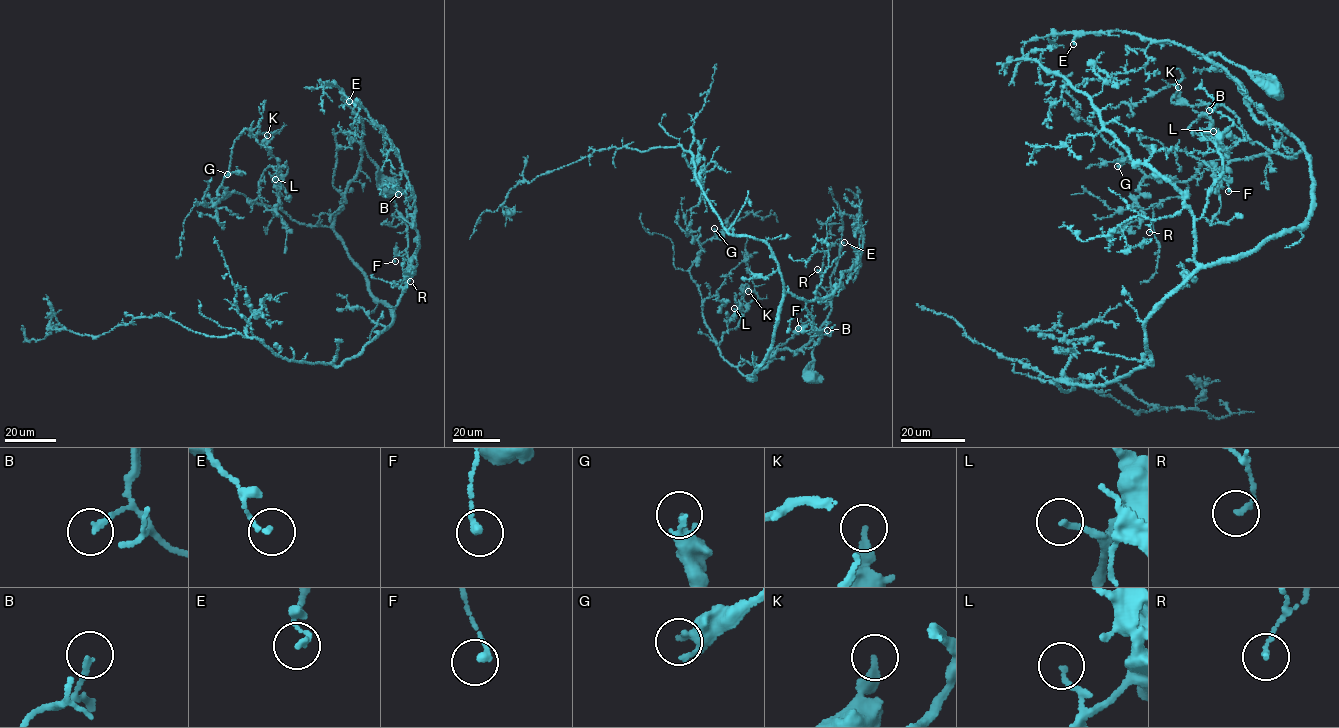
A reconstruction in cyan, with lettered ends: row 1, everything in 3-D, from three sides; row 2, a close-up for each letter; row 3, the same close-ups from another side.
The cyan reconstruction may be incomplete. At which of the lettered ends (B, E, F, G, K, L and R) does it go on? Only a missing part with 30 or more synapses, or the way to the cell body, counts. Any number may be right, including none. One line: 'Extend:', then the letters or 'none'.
Extend: none

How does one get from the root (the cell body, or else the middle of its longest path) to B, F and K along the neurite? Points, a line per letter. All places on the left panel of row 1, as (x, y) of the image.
B: (390, 191), (352, 137), (361, 161), (334, 231), (393, 315), (409, 260), (398, 194)
F: (390, 191), (352, 137), (361, 161), (334, 231), (393, 315), (408, 254), (395, 261)
K: (390, 191), (353, 137), (363, 150), (346, 201), (316, 225), (300, 224), (281, 209), (282, 176), (267, 135)

